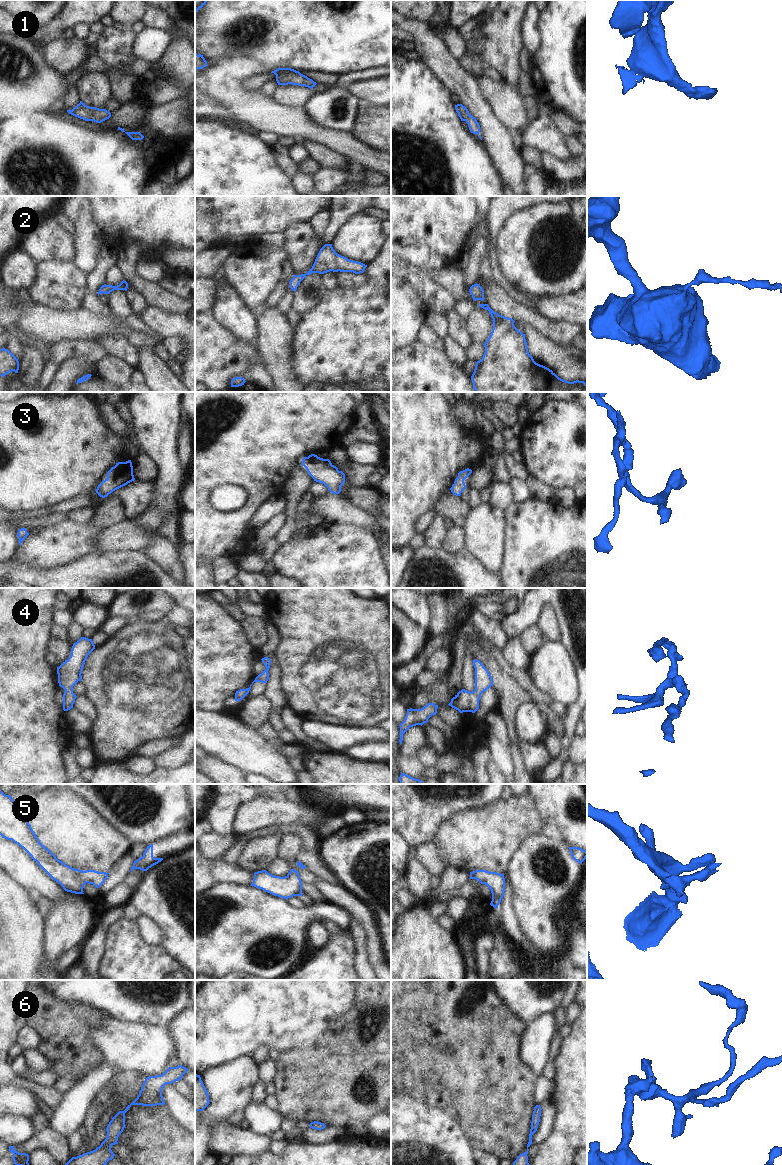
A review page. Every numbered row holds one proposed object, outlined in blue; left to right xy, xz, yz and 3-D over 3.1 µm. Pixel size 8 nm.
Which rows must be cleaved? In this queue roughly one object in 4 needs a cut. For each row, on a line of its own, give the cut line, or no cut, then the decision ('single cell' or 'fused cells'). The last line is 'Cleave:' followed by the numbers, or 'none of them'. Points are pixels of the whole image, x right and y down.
1: no cut; single cell
2: no cut; single cell
3: no cut; single cell
4: no cut; single cell
5: no cut; single cell
6: no cut; single cell
Cleave: none of them

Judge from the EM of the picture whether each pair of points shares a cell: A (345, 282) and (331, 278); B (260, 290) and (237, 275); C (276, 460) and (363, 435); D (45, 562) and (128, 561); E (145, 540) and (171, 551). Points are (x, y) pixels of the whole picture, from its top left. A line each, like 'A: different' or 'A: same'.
A: different
B: same
C: different
D: different
E: different

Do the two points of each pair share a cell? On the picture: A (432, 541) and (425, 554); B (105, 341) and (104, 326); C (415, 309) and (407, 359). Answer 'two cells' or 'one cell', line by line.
A: two cells
B: two cells
C: two cells

